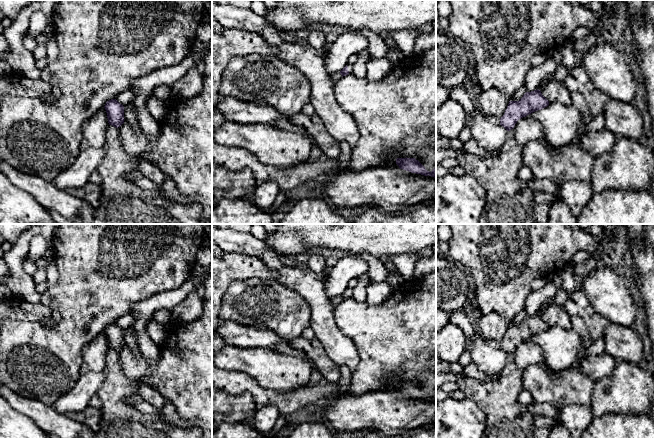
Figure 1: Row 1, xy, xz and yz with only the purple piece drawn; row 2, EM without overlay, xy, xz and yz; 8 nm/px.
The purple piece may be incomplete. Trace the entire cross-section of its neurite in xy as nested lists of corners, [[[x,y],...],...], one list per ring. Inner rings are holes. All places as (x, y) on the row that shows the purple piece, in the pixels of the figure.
[[[116,99],[107,101],[104,108],[107,113],[109,125],[118,128],[124,123],[124,106]]]

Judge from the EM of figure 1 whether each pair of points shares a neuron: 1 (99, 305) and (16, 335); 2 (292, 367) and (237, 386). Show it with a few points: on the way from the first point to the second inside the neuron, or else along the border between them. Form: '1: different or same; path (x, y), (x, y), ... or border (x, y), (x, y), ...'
1: same; path (78, 325), (68, 335), (37, 335)
2: different; border (232, 371), (243, 371), (262, 387), (275, 391)

